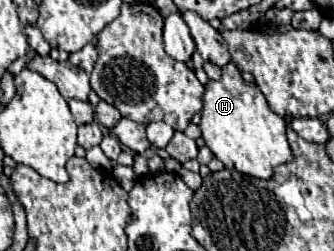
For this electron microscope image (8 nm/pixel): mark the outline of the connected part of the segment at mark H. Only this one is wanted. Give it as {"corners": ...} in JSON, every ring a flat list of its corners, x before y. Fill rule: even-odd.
{"corners":[[228,63,222,69,220,81,210,81,206,85,204,109,200,115,202,139,226,169,234,169,258,179,272,179,274,167,290,163,292,151,286,139,284,119,270,111,266,97,256,85,242,81,240,71,234,63]]}

